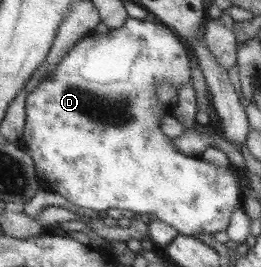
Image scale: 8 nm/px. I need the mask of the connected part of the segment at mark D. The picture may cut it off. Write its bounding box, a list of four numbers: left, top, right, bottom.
[18,17,242,236]

